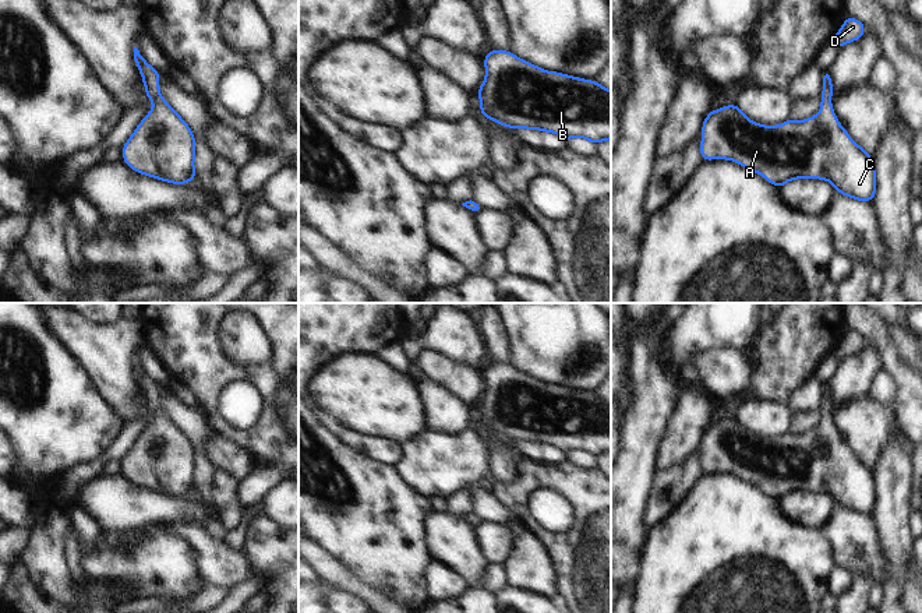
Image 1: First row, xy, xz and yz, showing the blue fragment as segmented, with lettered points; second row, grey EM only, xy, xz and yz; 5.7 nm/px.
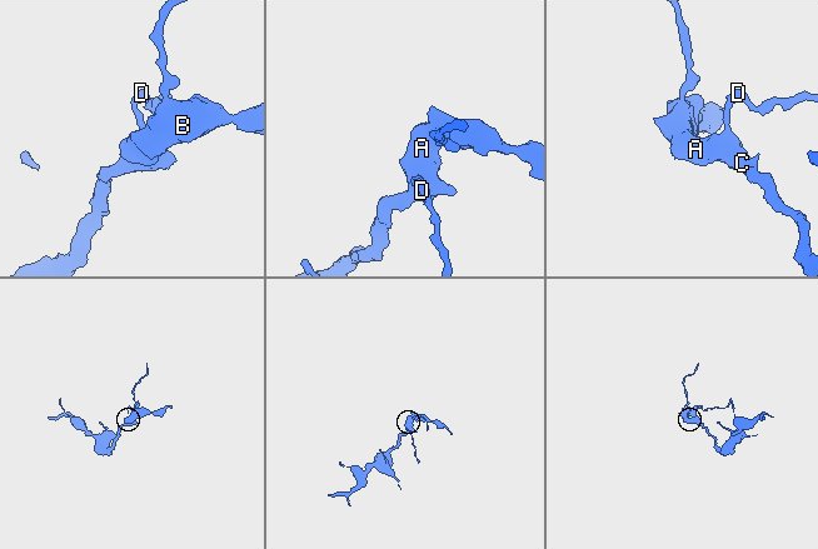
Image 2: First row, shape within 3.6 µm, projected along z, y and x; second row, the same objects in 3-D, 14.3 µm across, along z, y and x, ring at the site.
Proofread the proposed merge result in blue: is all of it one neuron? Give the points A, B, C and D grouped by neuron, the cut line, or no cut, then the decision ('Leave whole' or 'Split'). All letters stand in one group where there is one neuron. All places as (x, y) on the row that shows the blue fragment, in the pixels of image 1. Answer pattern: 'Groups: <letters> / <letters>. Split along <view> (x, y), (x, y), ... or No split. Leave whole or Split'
Groups: A B C D. No split. Leave whole.

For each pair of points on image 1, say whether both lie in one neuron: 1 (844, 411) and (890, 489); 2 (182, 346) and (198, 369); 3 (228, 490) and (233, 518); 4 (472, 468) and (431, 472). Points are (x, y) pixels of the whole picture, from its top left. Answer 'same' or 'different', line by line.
1: different
2: same
3: same
4: same

